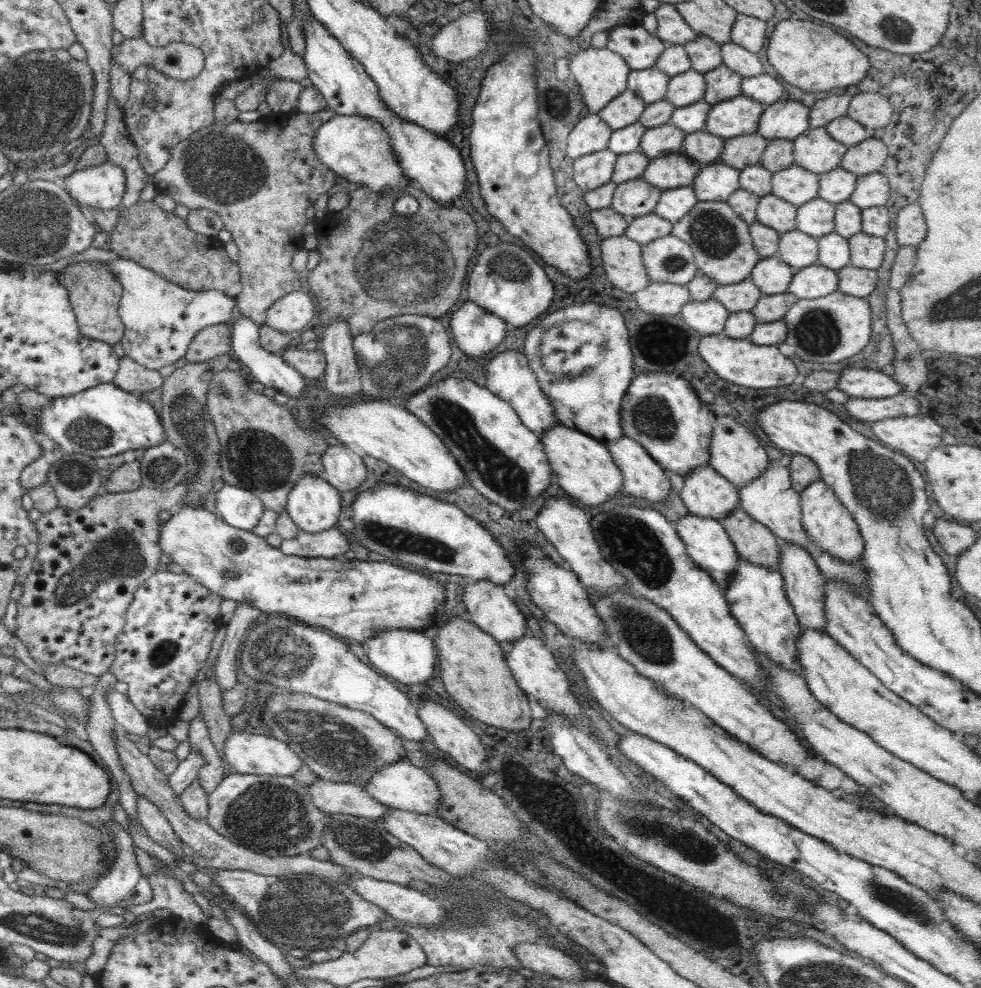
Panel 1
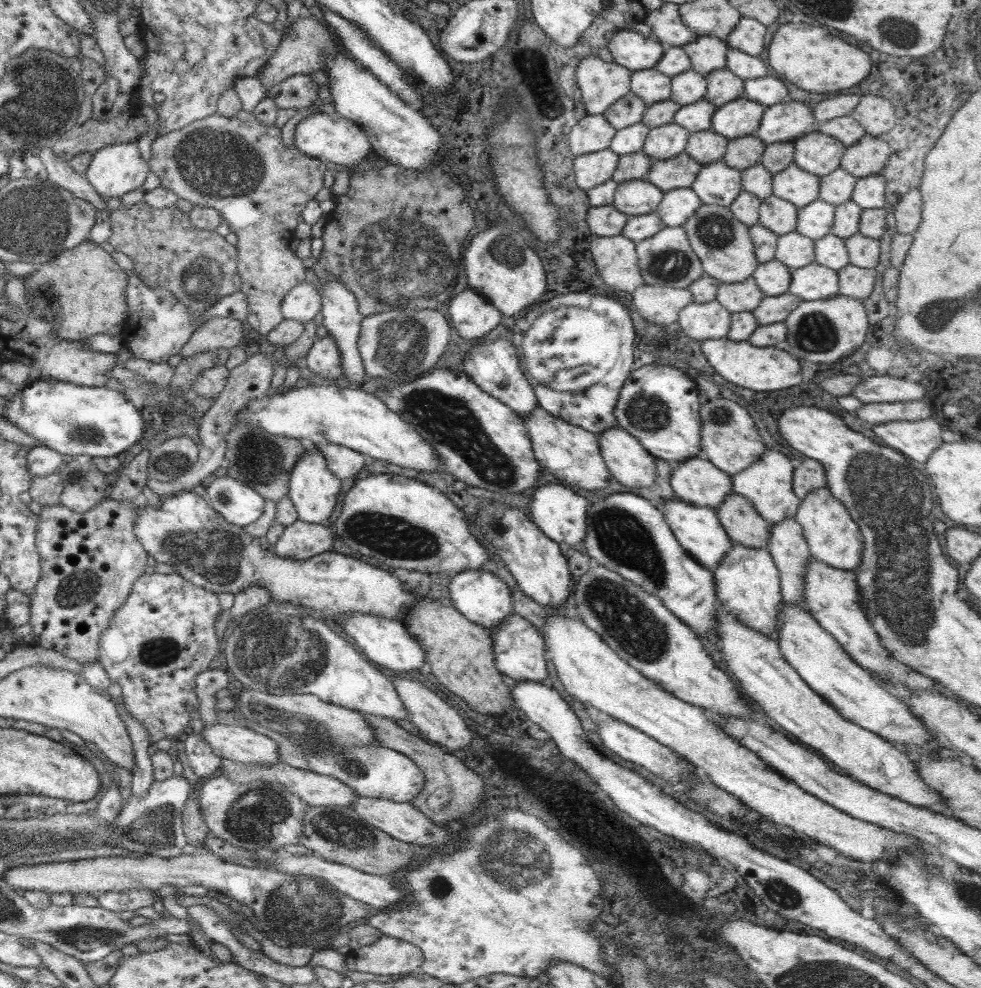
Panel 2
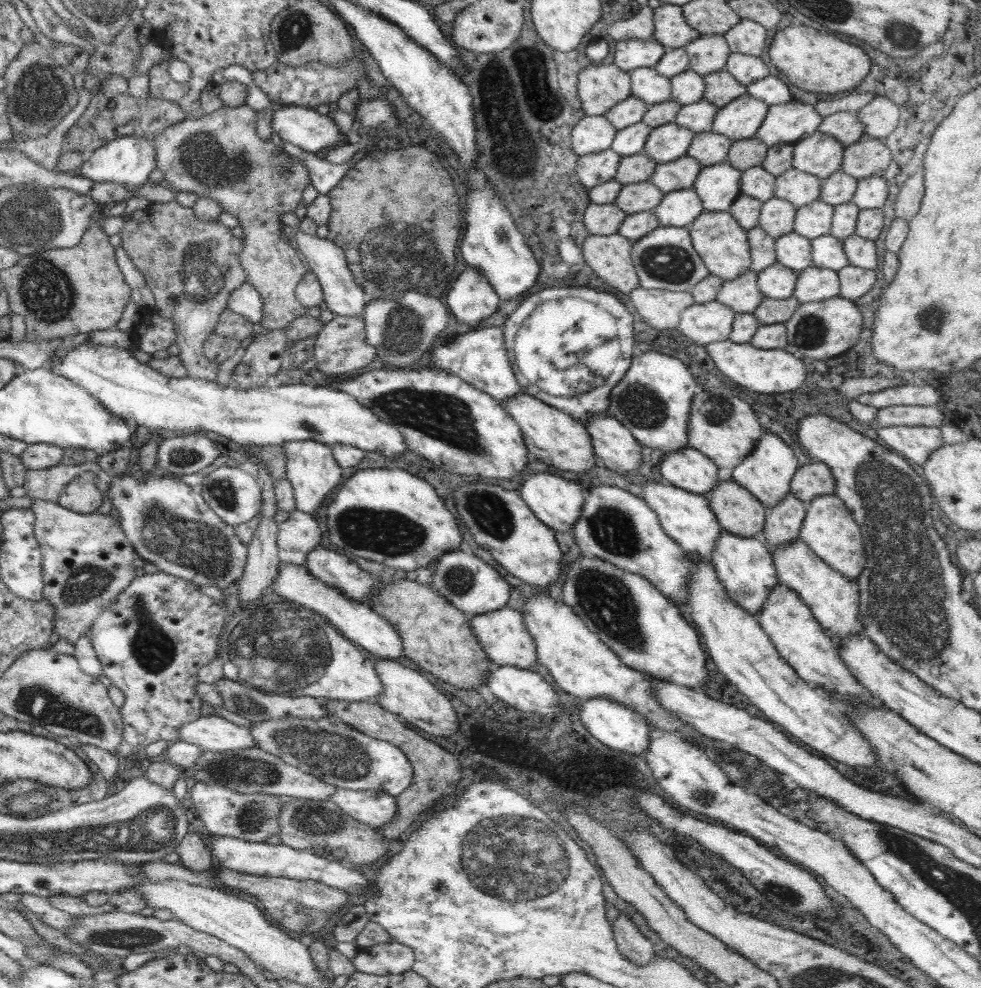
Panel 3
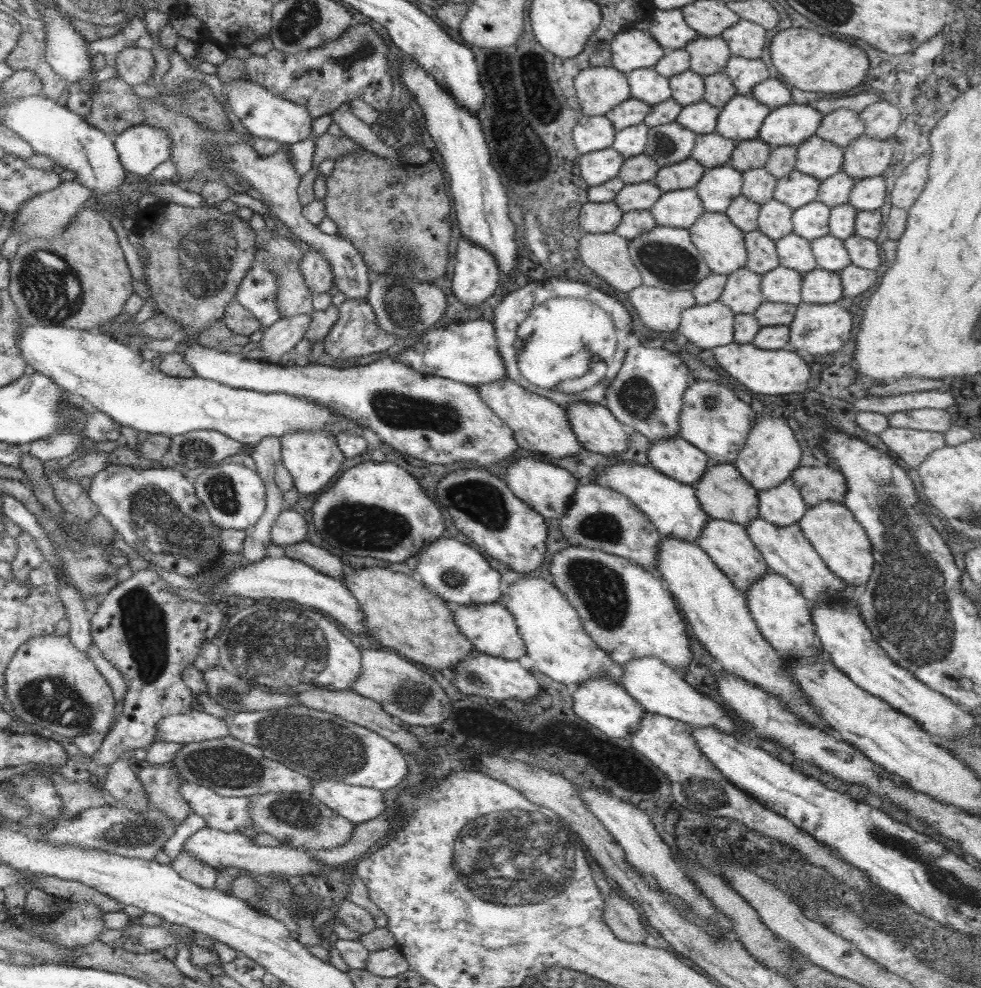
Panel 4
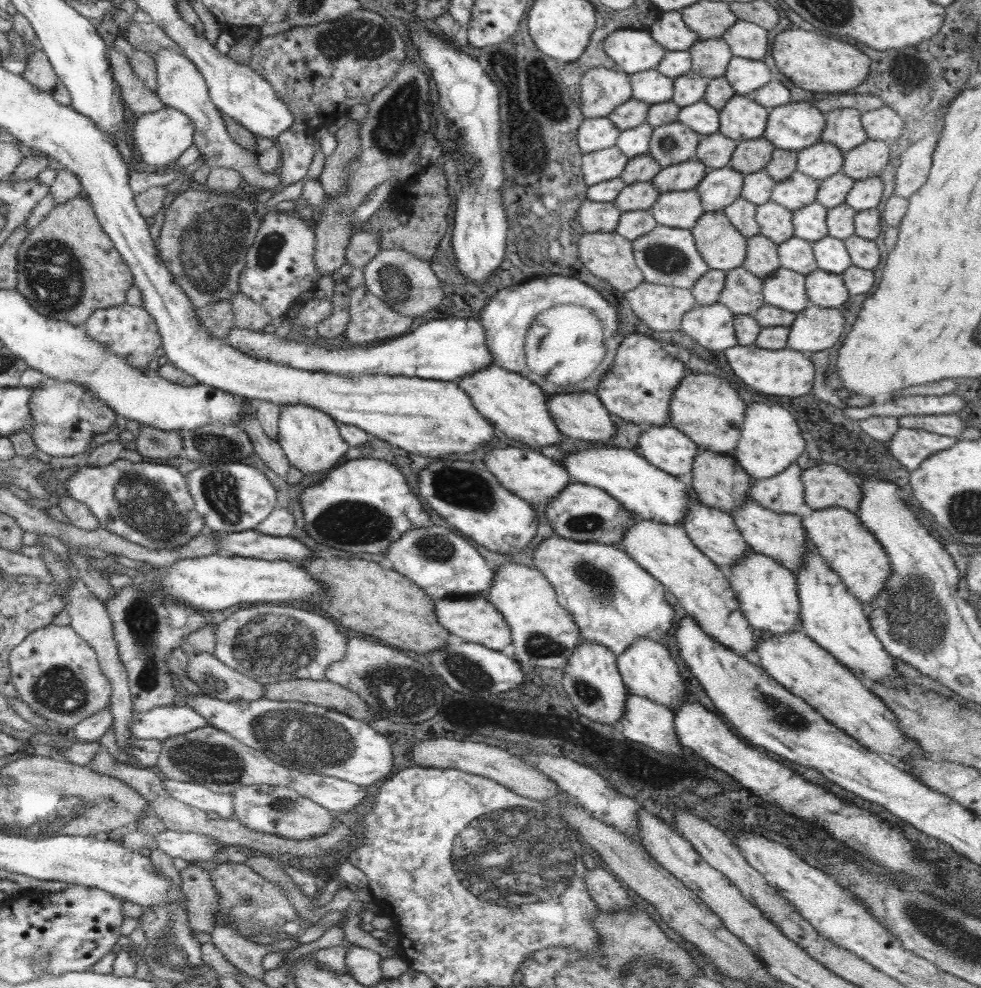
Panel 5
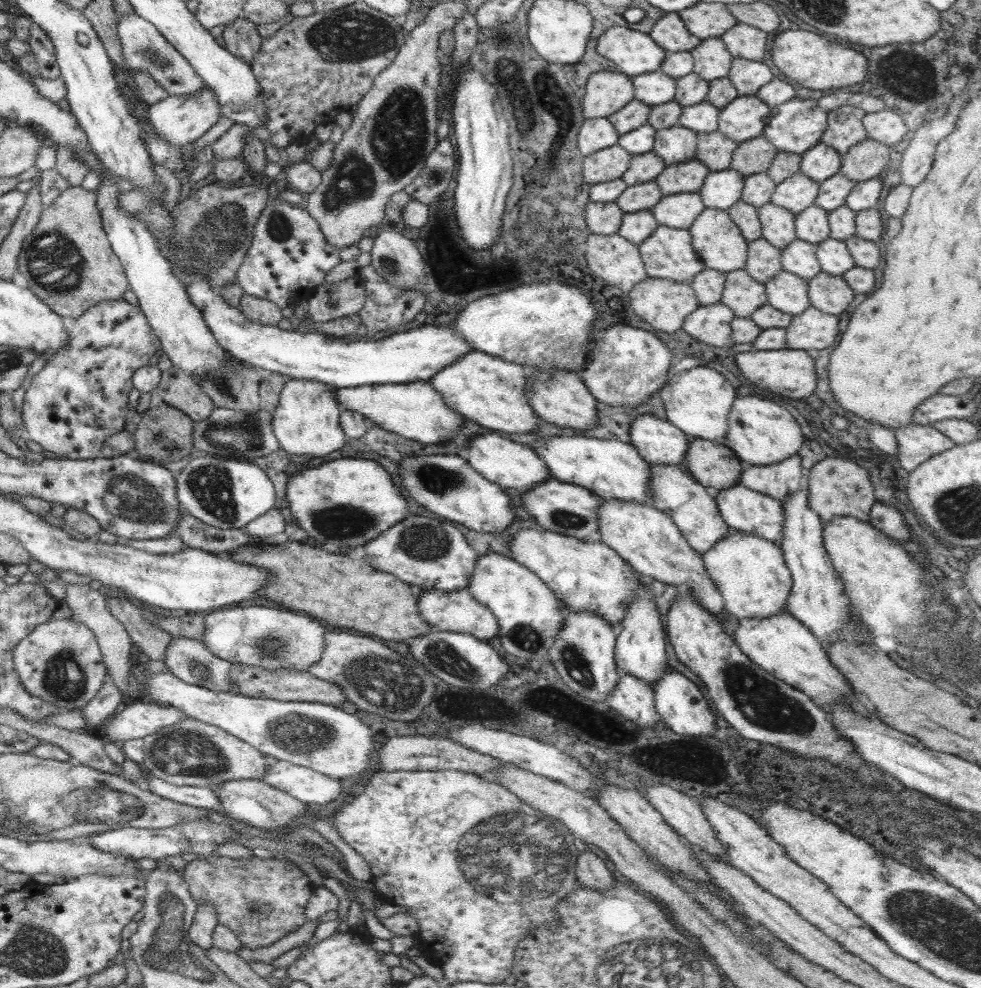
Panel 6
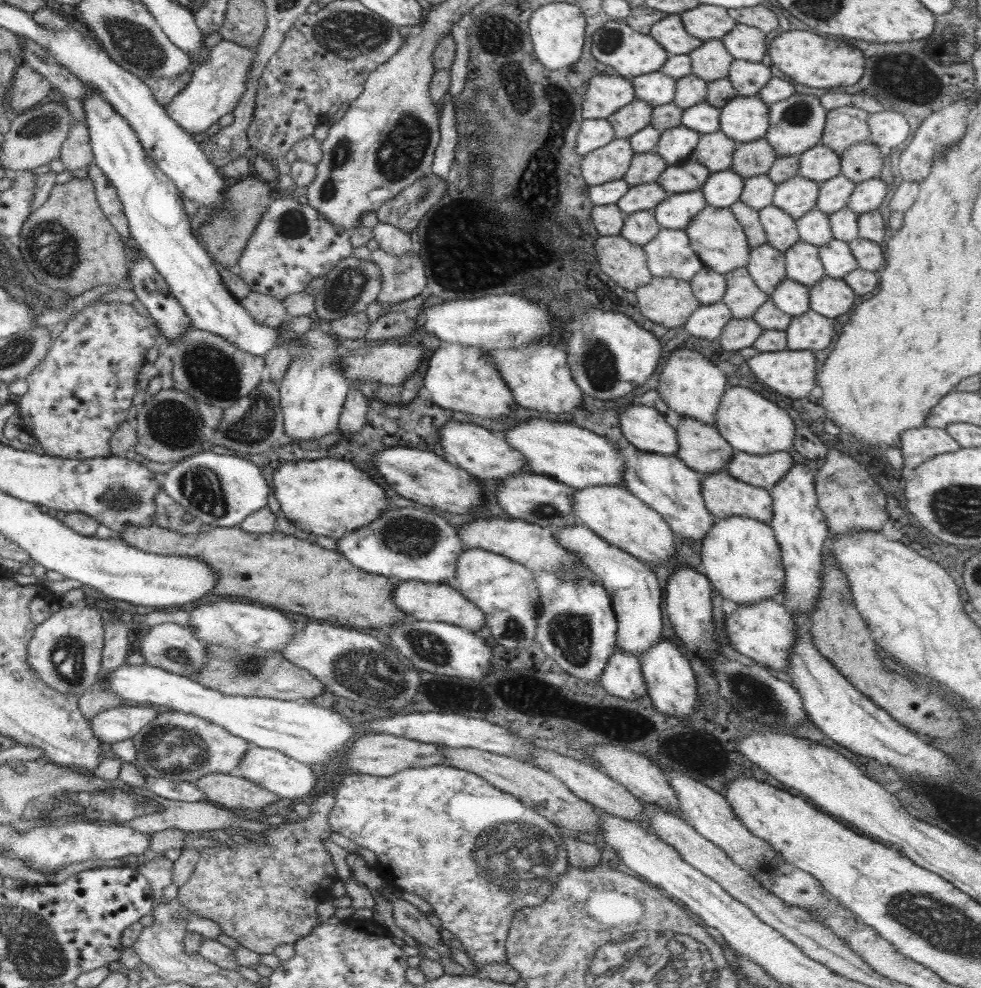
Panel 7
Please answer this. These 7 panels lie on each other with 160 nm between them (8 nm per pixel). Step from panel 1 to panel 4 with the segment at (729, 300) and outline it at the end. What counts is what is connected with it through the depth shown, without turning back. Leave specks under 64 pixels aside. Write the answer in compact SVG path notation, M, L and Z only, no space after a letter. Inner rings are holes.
M748 267L739 268L727 275L727 282L719 301L732 309L735 314L754 314L754 311L765 301L761 291L762 275L752 272Z

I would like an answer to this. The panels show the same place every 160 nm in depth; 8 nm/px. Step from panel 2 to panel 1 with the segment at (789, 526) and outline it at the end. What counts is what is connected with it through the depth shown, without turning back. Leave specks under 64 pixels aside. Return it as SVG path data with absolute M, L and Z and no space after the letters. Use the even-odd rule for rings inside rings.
M781 542L781 559L779 560L779 570L783 576L783 587L793 606L793 611L800 624L799 628L824 631L826 627L825 614L825 584L827 578L820 572L813 556L801 544L793 542Z

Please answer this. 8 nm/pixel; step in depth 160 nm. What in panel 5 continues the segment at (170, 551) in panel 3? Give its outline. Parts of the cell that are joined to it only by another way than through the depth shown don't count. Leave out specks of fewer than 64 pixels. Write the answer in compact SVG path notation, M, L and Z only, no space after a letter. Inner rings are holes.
M118 459L106 466L80 465L72 478L64 482L64 486L70 497L83 502L90 509L99 520L100 526L150 550L161 548L176 550L188 544L206 527L204 519L195 511L194 499L188 490L185 471L178 463Z

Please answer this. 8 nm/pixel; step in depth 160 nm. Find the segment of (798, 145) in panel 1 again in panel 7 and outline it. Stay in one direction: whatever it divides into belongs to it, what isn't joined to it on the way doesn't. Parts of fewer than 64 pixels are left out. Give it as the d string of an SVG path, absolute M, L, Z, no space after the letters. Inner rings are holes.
M818 144L800 156L798 172L802 178L821 184L841 174L841 158L830 148Z

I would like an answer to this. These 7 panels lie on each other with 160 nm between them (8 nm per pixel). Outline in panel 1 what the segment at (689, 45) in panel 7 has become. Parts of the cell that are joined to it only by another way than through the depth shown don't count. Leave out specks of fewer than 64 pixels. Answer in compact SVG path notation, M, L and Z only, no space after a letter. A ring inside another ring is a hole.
M661 3L653 13L657 18L656 36L666 44L684 45L699 35L682 18L673 4Z

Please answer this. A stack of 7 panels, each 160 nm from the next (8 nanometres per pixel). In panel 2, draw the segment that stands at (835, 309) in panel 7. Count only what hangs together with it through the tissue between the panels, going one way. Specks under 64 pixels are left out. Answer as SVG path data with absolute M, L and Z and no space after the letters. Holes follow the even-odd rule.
M816 262L791 269L791 278L788 291L802 301L827 299L839 293L837 271Z

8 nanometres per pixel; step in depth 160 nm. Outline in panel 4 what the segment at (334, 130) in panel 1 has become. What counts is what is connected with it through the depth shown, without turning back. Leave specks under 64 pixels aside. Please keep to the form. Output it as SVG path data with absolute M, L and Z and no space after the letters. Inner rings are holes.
M247 77L227 80L227 82L222 82L222 85L224 87L223 97L226 99L225 105L230 107L236 118L253 137L270 138L270 140L280 142L283 146L313 138L313 118L307 108L280 96L274 96L274 93L266 90L261 84L248 80Z

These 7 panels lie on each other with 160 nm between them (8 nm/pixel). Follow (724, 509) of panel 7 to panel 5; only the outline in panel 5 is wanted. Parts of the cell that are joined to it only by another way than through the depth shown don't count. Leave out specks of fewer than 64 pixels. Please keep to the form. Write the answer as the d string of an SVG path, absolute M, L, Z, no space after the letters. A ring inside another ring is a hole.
M747 498L739 509L732 513L734 524L740 531L746 544L752 550L777 560L784 568L790 569L796 576L803 565L803 554L807 551L805 528L801 516L788 512L772 512L762 508L753 498Z

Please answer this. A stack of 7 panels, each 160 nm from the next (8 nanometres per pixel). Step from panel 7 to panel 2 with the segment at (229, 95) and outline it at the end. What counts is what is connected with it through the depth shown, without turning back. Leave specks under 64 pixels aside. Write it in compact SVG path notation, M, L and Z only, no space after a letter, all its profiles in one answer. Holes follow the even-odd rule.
M137 142L112 144L96 151L84 177L98 195L108 198L122 197L127 192L141 189L150 172L149 163L144 161Z

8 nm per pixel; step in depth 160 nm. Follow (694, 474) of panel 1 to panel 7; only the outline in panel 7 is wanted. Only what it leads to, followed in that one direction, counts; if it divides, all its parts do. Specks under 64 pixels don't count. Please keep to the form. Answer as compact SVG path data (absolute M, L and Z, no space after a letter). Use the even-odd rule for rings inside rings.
M652 405L632 406L619 419L622 436L638 450L658 455L675 455L678 451L675 428Z

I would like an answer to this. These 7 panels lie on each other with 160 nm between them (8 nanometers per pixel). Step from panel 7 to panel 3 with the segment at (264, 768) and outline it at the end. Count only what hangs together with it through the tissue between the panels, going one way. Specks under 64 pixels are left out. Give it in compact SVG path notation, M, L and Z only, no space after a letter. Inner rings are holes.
M337 788L330 801L354 820L372 828L382 828L397 813L397 800L384 792L356 791Z

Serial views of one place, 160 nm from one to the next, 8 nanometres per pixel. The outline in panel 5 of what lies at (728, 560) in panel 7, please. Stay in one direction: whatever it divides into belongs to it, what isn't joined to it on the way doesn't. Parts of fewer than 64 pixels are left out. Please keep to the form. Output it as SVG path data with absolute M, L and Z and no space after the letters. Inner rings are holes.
M749 548L745 555L726 570L740 610L755 632L784 635L796 631L800 623L797 578L777 560Z

